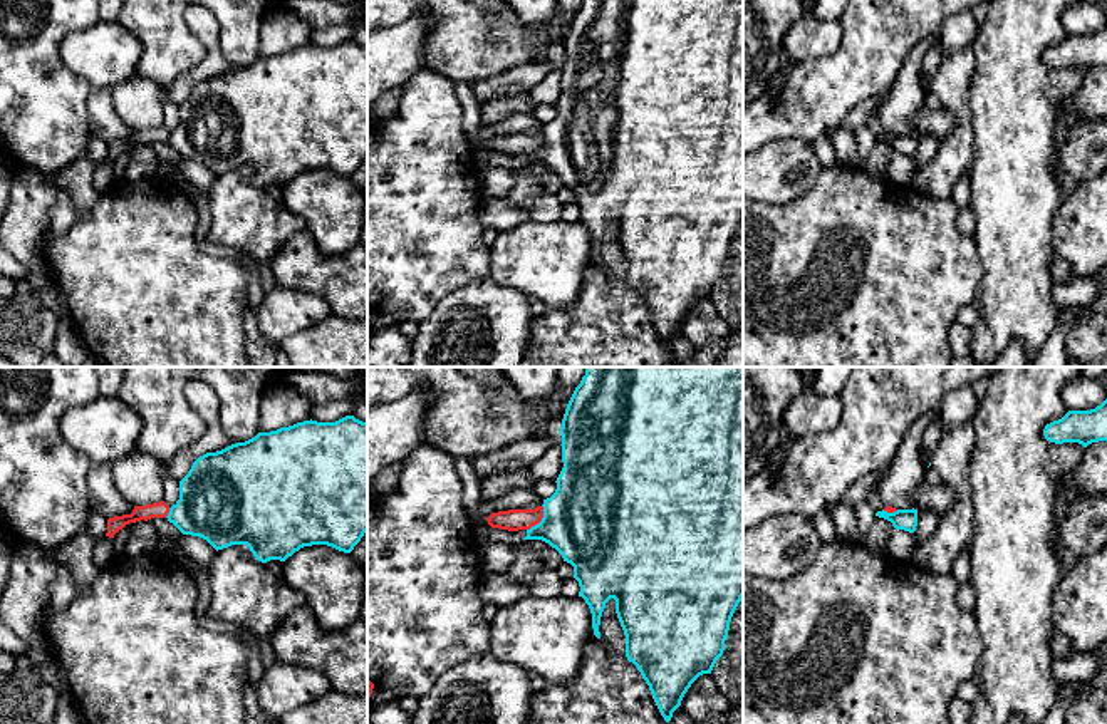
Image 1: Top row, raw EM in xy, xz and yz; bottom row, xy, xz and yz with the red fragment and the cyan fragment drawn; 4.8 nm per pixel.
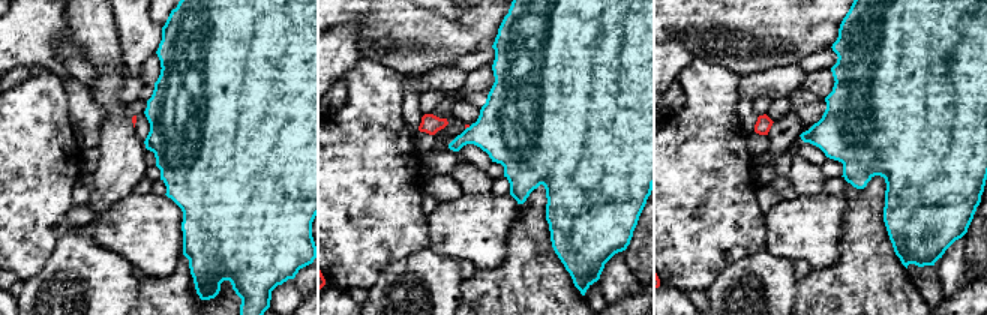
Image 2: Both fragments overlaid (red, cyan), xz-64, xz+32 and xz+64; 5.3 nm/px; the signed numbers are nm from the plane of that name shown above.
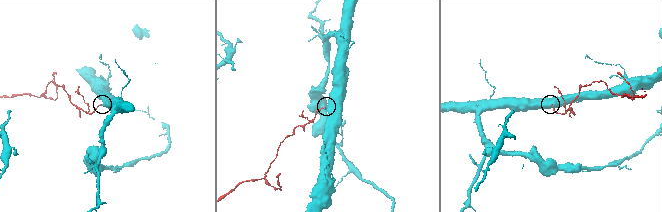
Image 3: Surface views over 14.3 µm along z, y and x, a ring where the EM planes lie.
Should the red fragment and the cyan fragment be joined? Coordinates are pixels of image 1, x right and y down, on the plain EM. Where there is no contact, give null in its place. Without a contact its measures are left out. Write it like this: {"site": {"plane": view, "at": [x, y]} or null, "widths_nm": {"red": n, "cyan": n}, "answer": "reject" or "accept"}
{"site": {"plane": "xz", "at": [540, 144]}, "widths_nm": {"red": 110, "cyan": 460}, "answer": "reject"}

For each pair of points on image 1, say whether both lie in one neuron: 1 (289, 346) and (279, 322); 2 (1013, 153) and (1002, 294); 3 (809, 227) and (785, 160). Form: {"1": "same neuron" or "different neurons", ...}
{"1": "different neurons", "2": "same neuron", "3": "different neurons"}

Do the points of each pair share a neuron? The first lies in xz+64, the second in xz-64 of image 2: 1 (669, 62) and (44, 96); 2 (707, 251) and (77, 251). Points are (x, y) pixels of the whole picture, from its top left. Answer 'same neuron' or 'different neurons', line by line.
1: different neurons
2: different neurons

